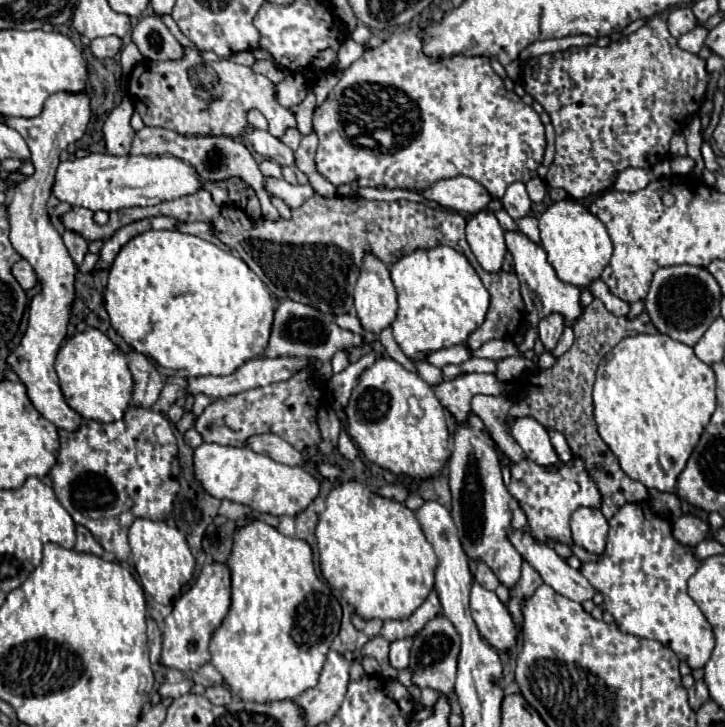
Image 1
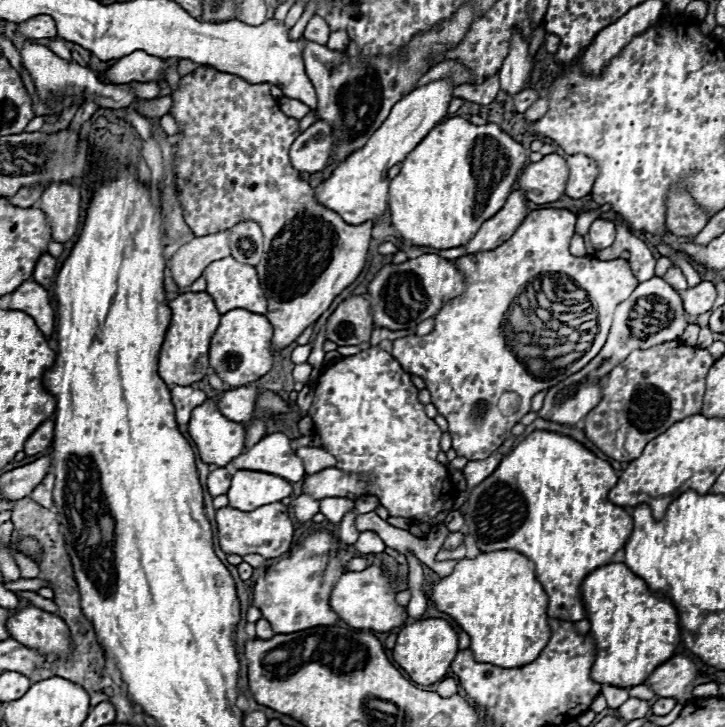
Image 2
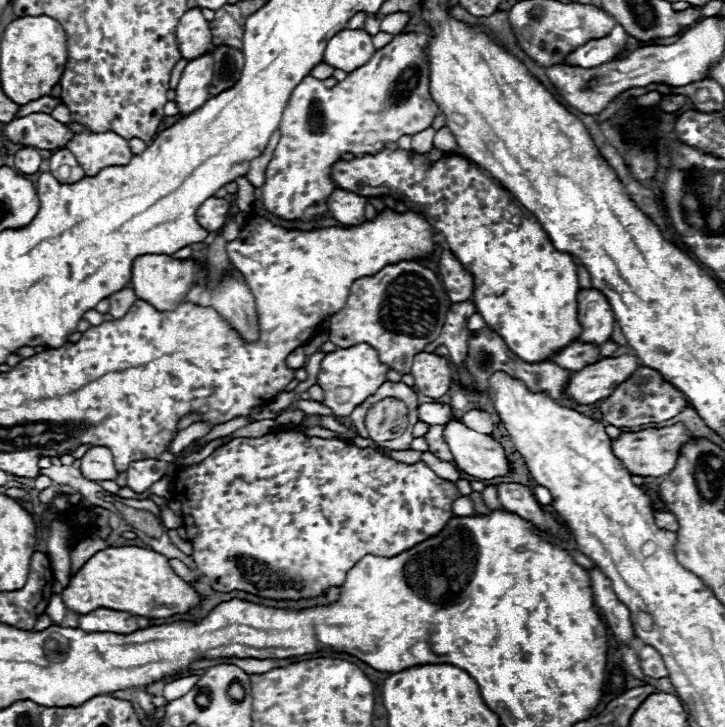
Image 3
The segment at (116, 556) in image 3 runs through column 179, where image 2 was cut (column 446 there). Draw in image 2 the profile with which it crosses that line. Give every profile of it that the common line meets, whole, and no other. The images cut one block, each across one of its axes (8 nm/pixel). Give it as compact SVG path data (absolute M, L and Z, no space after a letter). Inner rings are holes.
M512 550L482 552L476 558L462 558L454 572L430 590L436 610L450 614L470 636L474 658L500 668L520 668L540 656L544 650L548 628L548 596L534 574L528 558Z

